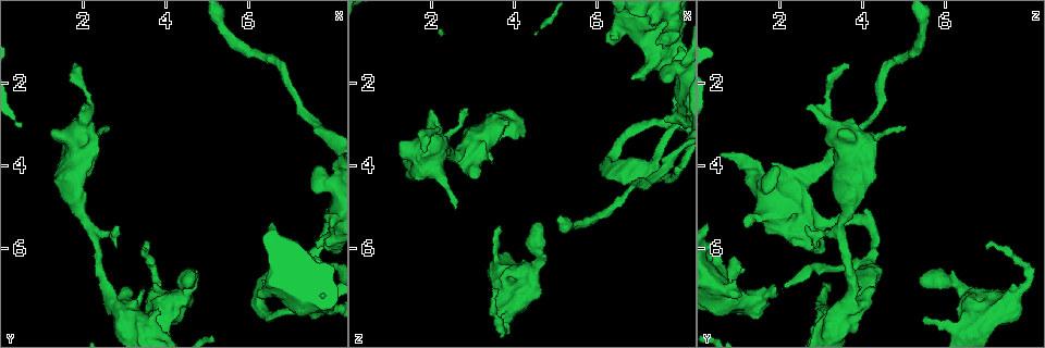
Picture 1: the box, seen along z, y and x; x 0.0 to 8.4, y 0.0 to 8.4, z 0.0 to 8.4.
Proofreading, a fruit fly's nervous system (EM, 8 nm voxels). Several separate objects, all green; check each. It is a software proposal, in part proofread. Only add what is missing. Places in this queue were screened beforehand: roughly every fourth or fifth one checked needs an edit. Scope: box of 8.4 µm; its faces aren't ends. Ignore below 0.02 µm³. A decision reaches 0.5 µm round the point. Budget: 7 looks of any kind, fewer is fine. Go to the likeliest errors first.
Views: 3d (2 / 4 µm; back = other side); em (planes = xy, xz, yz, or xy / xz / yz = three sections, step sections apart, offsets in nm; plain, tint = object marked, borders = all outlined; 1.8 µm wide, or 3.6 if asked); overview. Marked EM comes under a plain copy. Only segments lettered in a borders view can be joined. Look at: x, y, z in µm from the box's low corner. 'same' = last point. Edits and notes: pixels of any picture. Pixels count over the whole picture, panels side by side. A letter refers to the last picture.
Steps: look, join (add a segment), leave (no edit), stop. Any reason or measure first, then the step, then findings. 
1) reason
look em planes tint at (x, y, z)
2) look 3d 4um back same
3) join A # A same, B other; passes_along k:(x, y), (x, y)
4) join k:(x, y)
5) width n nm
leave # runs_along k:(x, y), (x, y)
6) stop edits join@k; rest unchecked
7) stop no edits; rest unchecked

free end
look 3d 4um at (4.60, 6.85, 5.40)

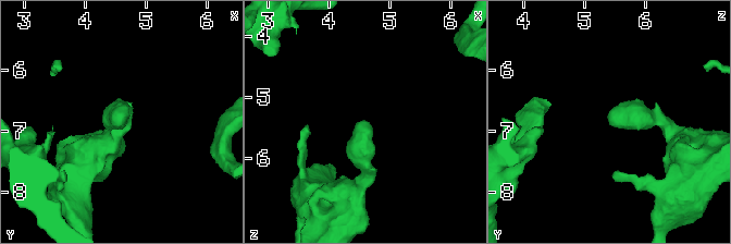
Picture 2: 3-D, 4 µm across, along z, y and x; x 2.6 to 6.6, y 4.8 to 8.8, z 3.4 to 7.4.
look em xz step 8 borders at (4.60, 6.85, 5.40)

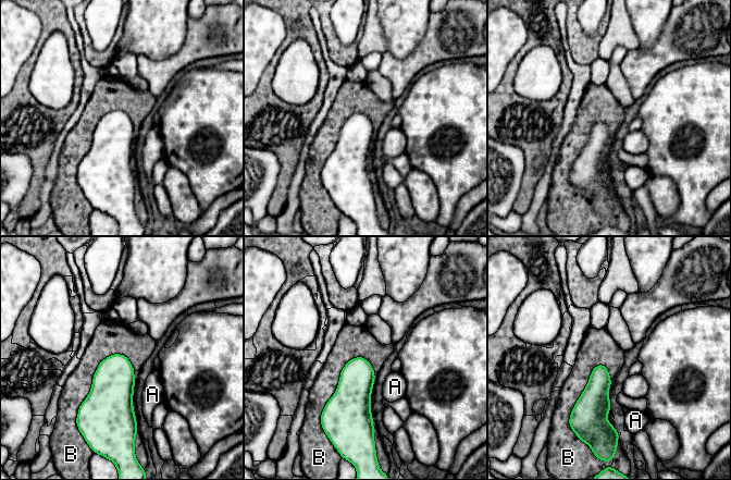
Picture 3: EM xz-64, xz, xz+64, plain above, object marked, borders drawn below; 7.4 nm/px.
leave # A other, B other; border 3:(125, 355), (98, 365), (76, 418); none of them fits

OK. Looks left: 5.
an open end
look 3d 4um at (6.30, 7.10, 1.10)

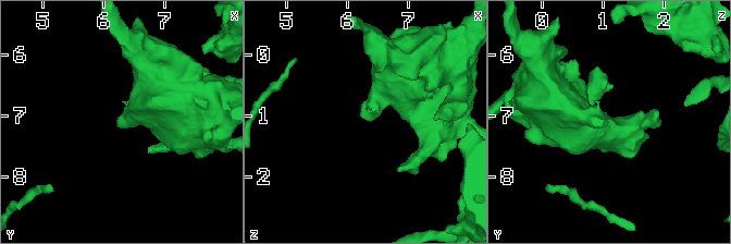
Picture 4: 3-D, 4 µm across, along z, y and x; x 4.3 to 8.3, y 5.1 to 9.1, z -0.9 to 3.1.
look em xz step 8 tint at (6.40, 7.10, 1.05)

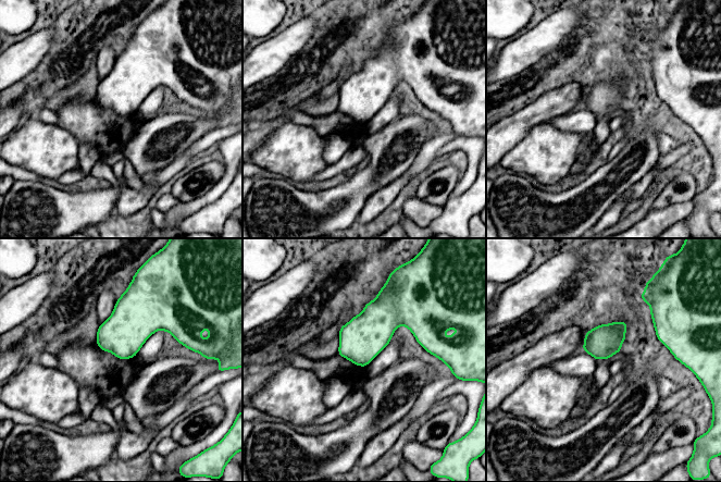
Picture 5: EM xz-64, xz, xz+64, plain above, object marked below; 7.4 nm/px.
look em planes borders same

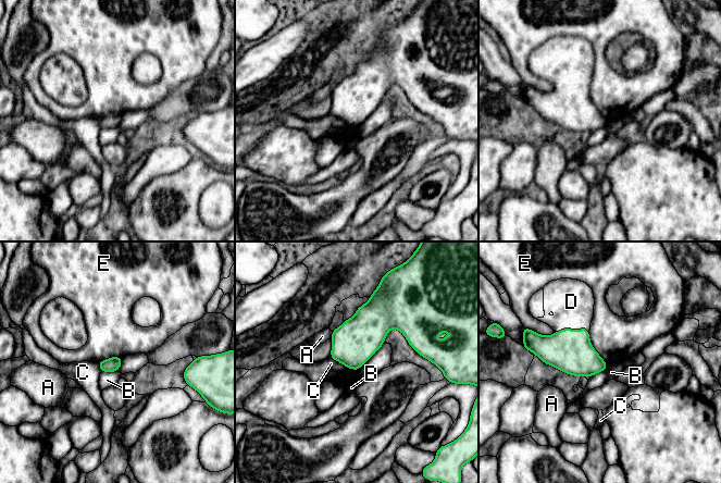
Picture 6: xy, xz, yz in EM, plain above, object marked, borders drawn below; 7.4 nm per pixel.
join D # A other, B other, C other, D same, E other; passes_along 6:(568, 350), (572, 330), (571, 301); the cell continues

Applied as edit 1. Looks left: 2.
stop edits join@6; rest unchecked

